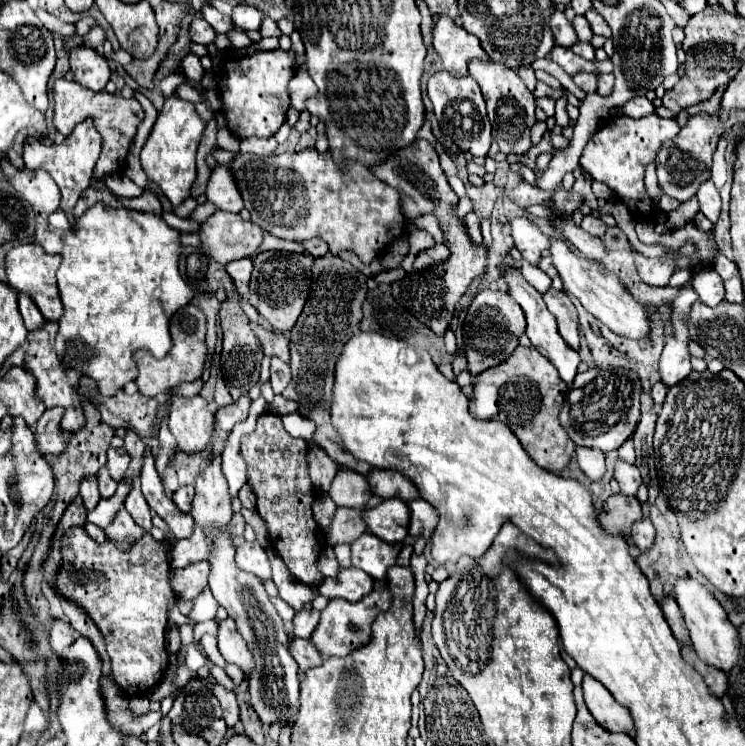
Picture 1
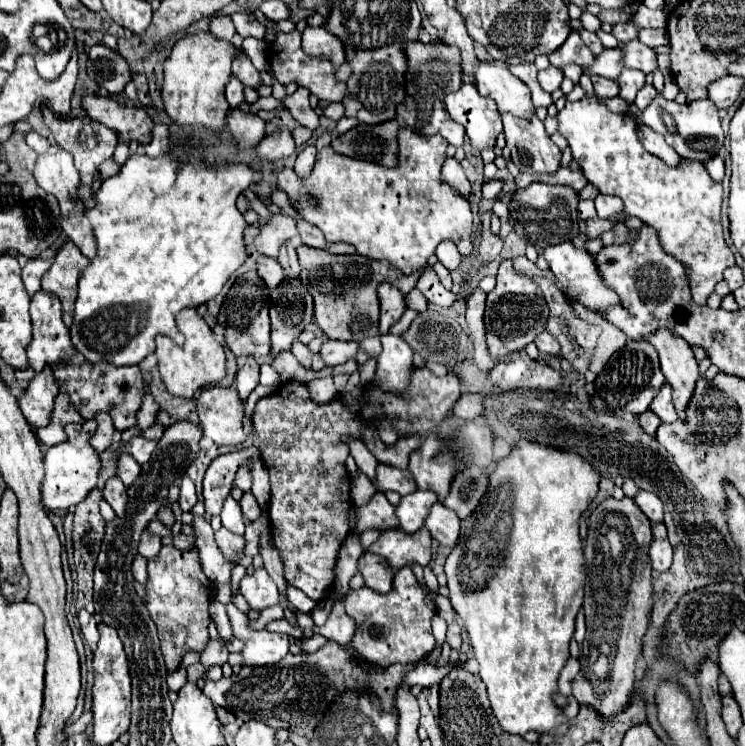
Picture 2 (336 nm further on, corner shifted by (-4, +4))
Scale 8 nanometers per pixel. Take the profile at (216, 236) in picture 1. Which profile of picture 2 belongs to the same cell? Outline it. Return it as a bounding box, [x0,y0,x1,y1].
[254,215,296,257]

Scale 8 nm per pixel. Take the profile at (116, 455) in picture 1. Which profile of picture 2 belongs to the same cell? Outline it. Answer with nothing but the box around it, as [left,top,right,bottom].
[128,437,156,465]

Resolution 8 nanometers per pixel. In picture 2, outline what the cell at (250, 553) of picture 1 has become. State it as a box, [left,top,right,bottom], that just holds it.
[240,569,278,613]

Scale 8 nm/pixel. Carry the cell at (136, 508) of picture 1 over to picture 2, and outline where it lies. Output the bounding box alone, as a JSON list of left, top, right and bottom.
[138,533,162,561]

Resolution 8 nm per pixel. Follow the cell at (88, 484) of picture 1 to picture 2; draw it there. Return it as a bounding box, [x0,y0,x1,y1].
[104,475,128,517]

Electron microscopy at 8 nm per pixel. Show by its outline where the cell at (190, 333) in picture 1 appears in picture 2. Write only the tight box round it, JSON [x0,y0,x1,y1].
[155,309,226,399]

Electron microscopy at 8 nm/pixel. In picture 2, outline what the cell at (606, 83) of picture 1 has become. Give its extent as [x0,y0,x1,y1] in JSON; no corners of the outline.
[618,69,644,105]

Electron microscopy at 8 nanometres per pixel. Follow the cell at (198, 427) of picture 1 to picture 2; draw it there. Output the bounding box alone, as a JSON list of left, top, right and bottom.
[198,387,244,445]

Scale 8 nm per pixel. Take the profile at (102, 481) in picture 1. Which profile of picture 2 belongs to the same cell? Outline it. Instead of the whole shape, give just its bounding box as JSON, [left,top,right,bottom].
[116,455,140,487]

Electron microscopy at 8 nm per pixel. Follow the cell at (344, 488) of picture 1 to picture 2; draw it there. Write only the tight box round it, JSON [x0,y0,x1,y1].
[376,463,416,495]

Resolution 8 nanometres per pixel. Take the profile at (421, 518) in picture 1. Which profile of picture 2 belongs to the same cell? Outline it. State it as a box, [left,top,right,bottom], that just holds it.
[426,503,460,547]

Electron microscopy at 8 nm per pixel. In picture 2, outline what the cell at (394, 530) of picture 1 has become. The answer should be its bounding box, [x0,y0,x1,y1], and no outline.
[396,491,436,533]

